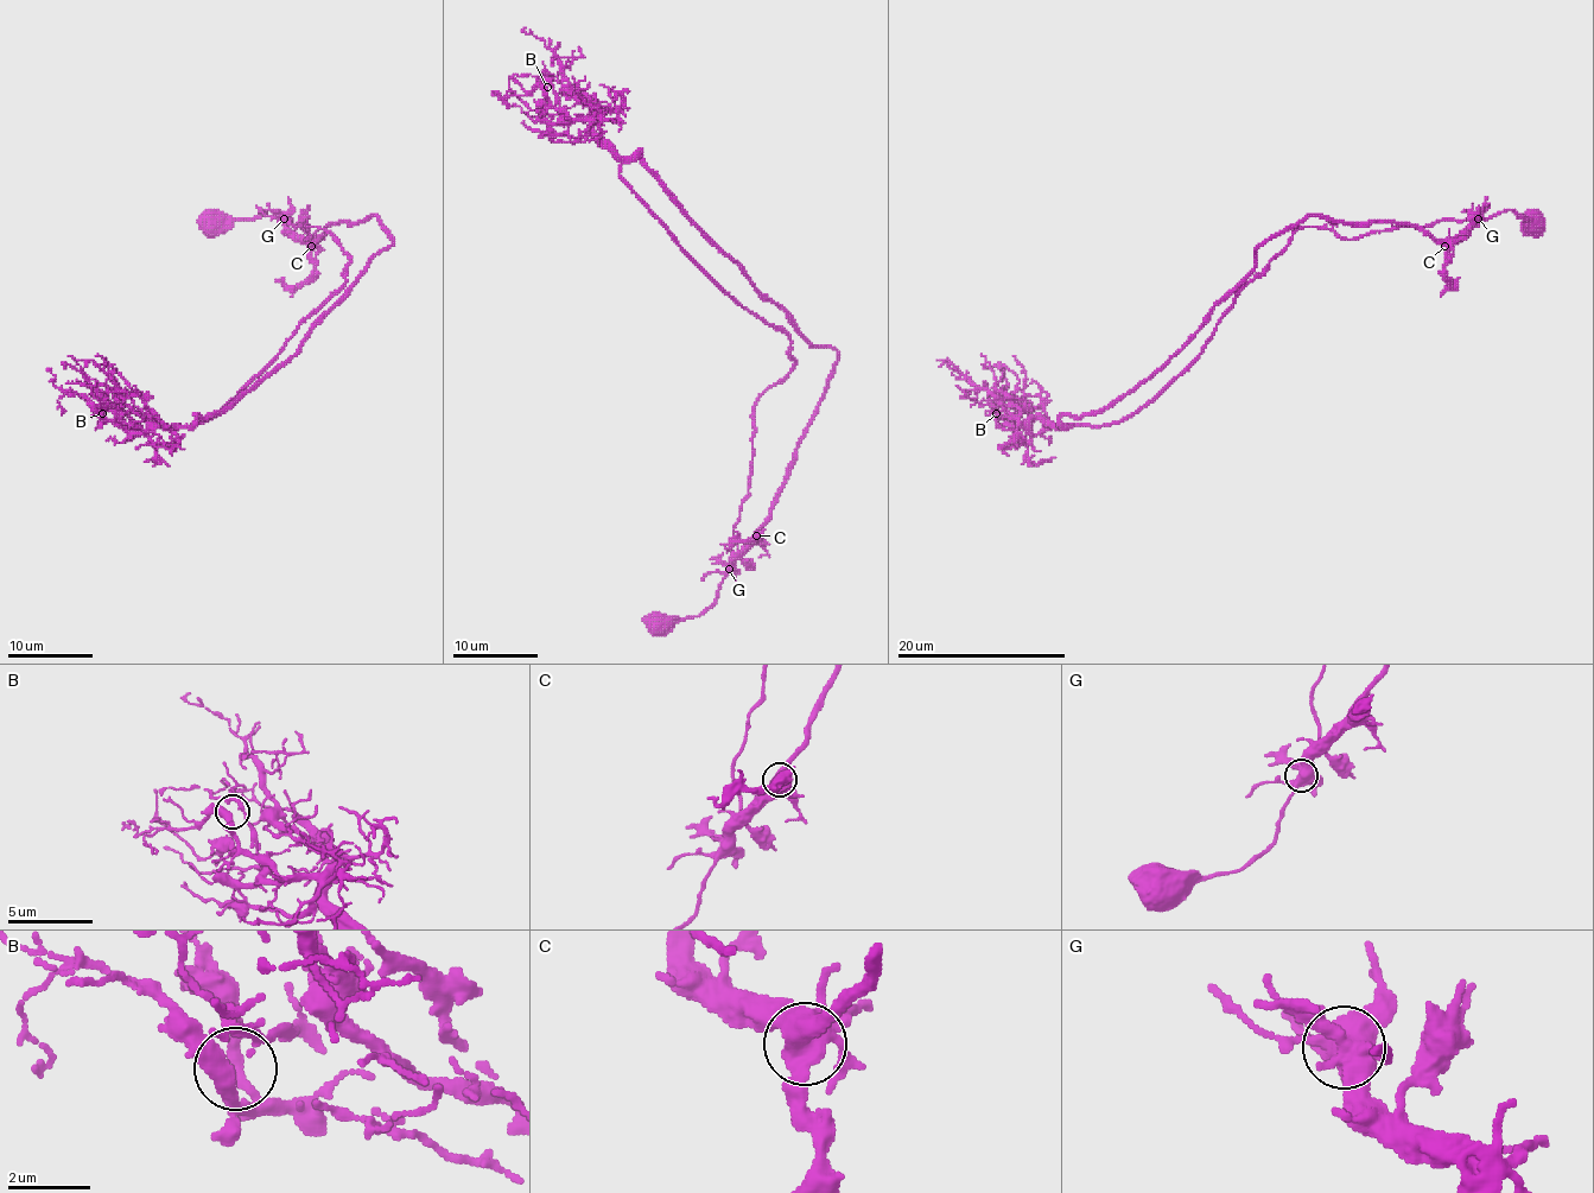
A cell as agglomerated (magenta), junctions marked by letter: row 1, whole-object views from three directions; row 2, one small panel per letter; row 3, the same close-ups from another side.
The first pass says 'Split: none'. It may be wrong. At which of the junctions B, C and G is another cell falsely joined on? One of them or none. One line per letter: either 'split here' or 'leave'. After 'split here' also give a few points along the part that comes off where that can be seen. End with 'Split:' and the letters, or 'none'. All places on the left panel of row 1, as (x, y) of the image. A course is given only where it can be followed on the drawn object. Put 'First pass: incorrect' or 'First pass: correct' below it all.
B: leave
C: leave
G: leave
Split: none
First pass: correct

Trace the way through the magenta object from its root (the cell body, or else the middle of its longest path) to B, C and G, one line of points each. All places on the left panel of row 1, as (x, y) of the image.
B: (313, 311), (281, 349), (201, 424), (154, 425), (146, 419), (143, 432), (127, 432), (103, 422), (102, 413)
C: (313, 311), (343, 286), (349, 256), (322, 229), (309, 227), (307, 239), (303, 227), (289, 220), (311, 246)
G: (313, 311), (343, 286), (349, 256), (322, 229), (309, 227), (307, 239), (303, 227), (284, 219)

